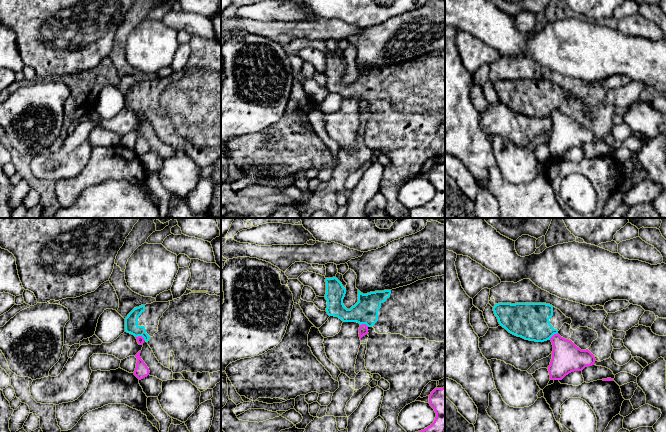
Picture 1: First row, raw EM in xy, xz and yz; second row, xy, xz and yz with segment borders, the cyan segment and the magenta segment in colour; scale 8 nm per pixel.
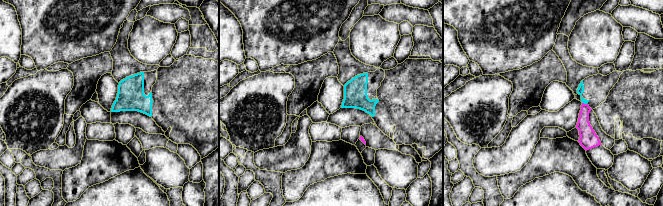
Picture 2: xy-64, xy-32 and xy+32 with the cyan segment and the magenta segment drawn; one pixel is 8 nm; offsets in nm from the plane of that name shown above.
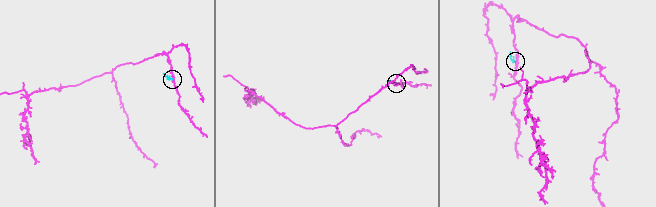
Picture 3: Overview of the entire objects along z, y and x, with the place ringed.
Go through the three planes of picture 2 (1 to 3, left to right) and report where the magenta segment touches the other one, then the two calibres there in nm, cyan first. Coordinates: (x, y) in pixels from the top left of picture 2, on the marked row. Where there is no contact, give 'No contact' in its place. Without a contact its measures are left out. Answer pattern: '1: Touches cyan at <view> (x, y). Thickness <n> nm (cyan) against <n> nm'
1: No contact
2: No contact
3: Touches cyan at xy+32 (584, 103). Thickness 60 nm (cyan) against 120 nm

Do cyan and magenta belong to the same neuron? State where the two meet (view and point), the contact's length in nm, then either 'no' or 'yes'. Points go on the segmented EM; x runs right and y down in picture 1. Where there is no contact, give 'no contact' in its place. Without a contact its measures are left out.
contact yz (553, 334); length 90 nm; no

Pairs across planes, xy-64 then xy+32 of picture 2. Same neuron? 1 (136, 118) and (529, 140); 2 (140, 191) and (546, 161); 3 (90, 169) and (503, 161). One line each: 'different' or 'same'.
1: same
2: different
3: different

